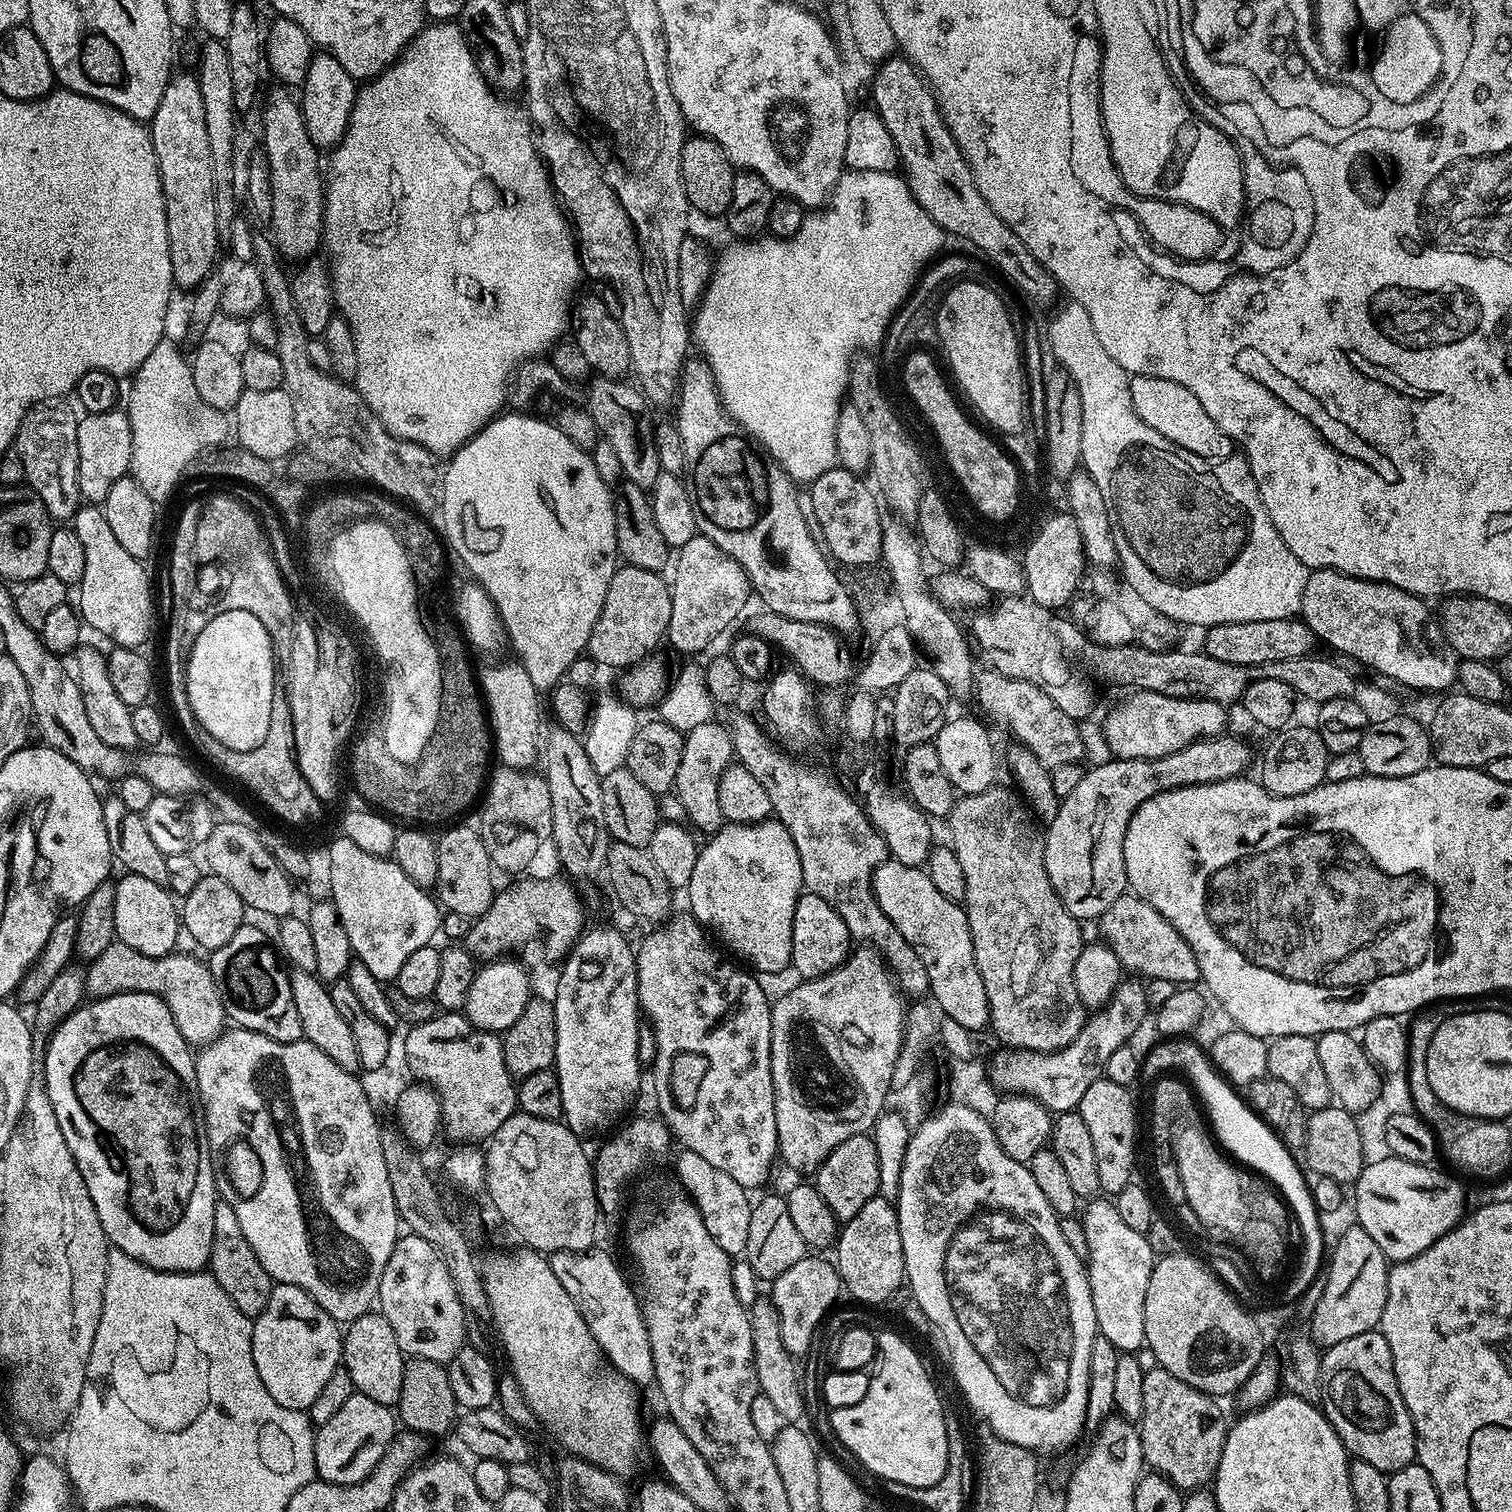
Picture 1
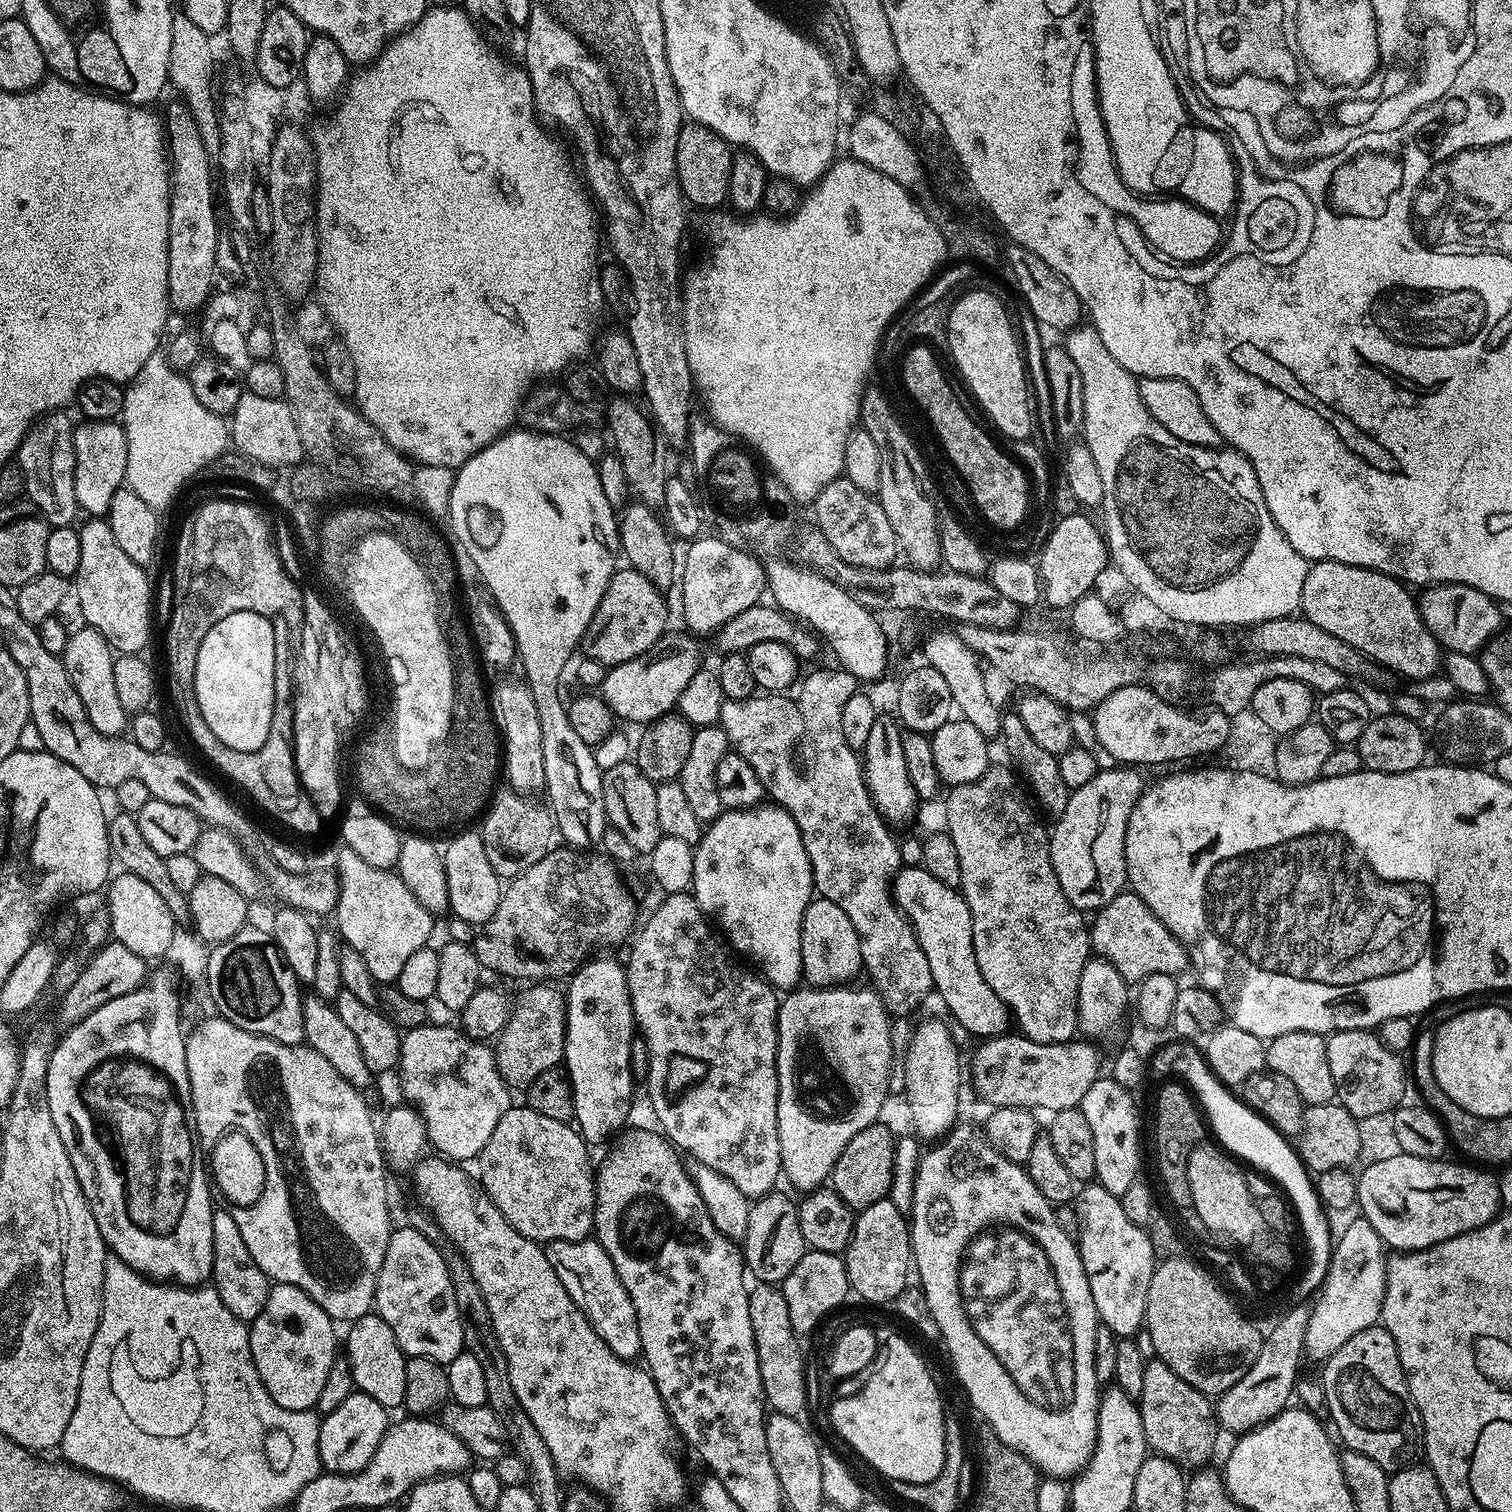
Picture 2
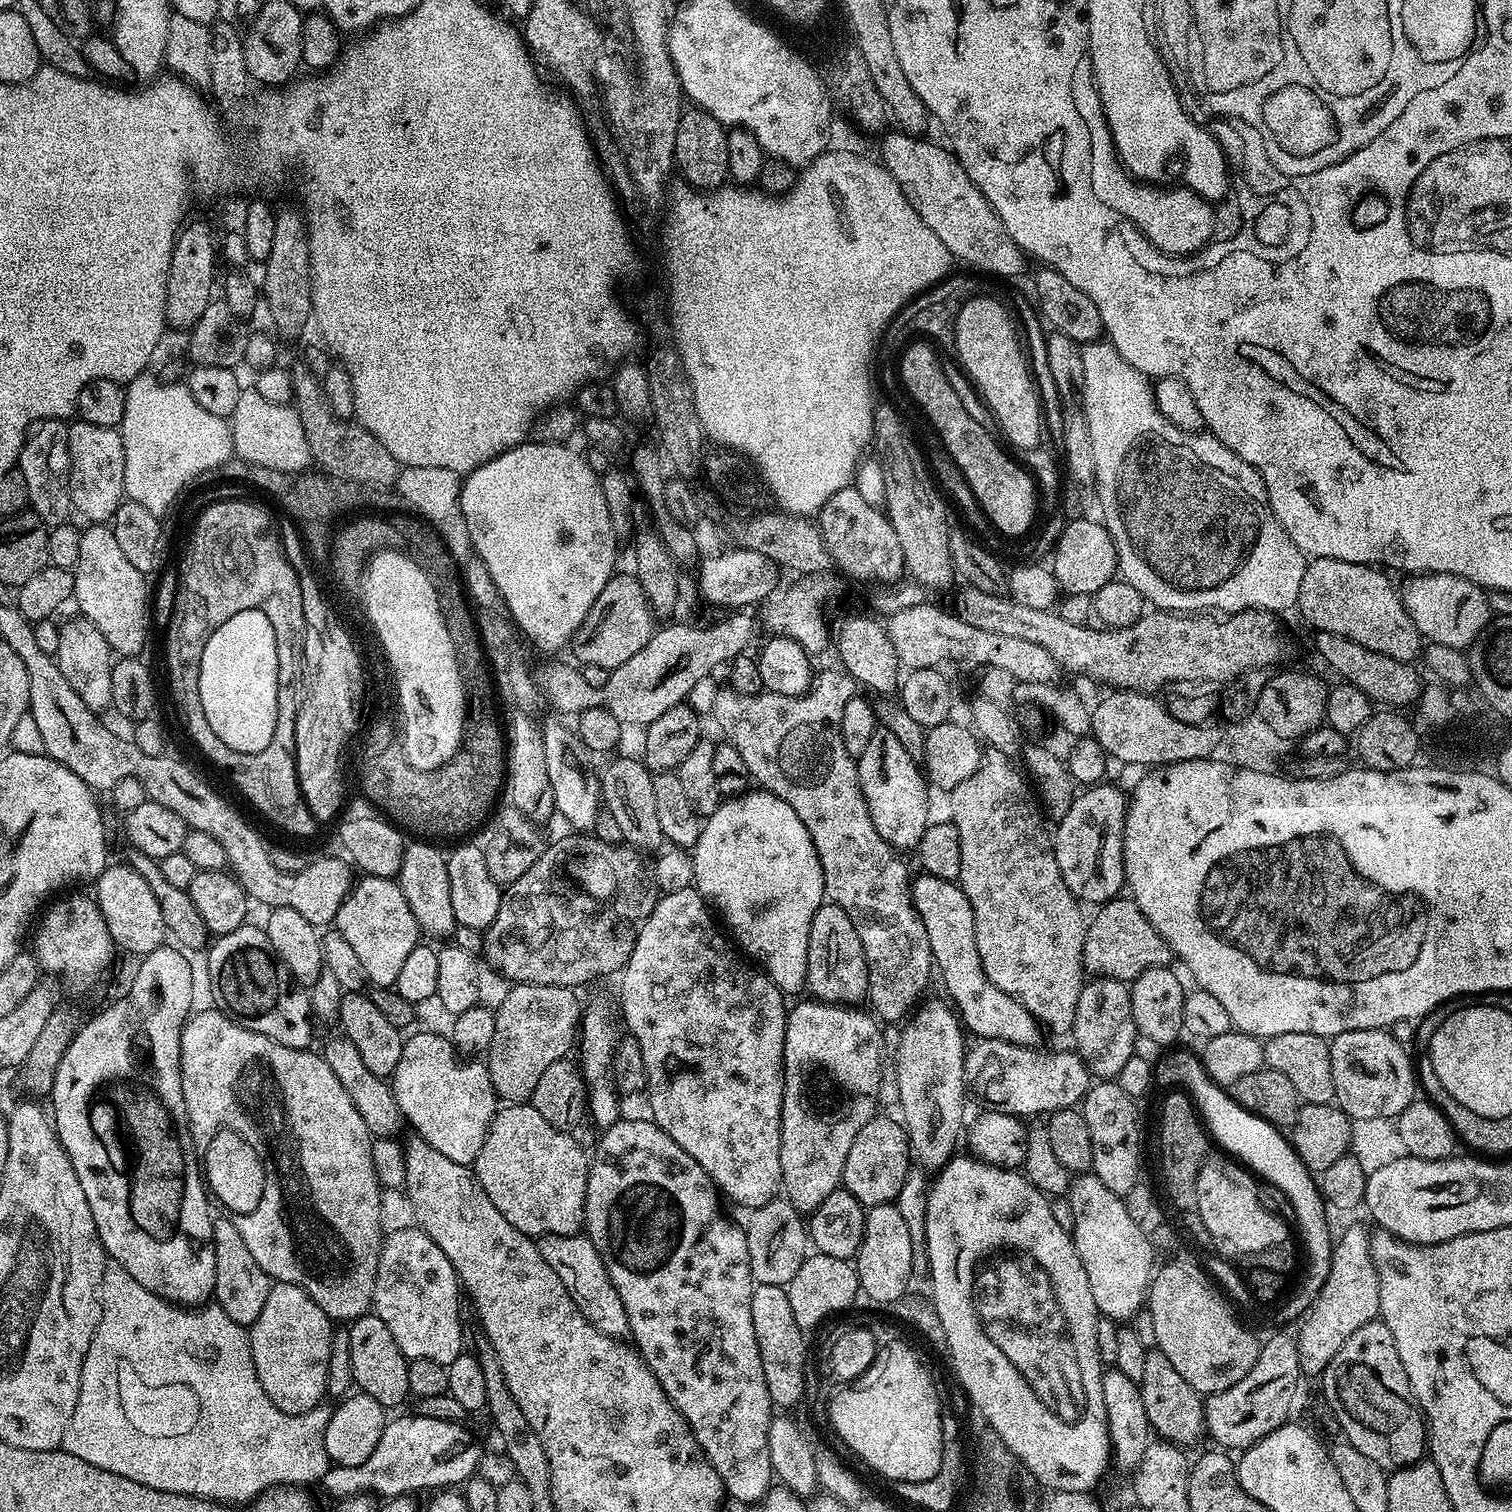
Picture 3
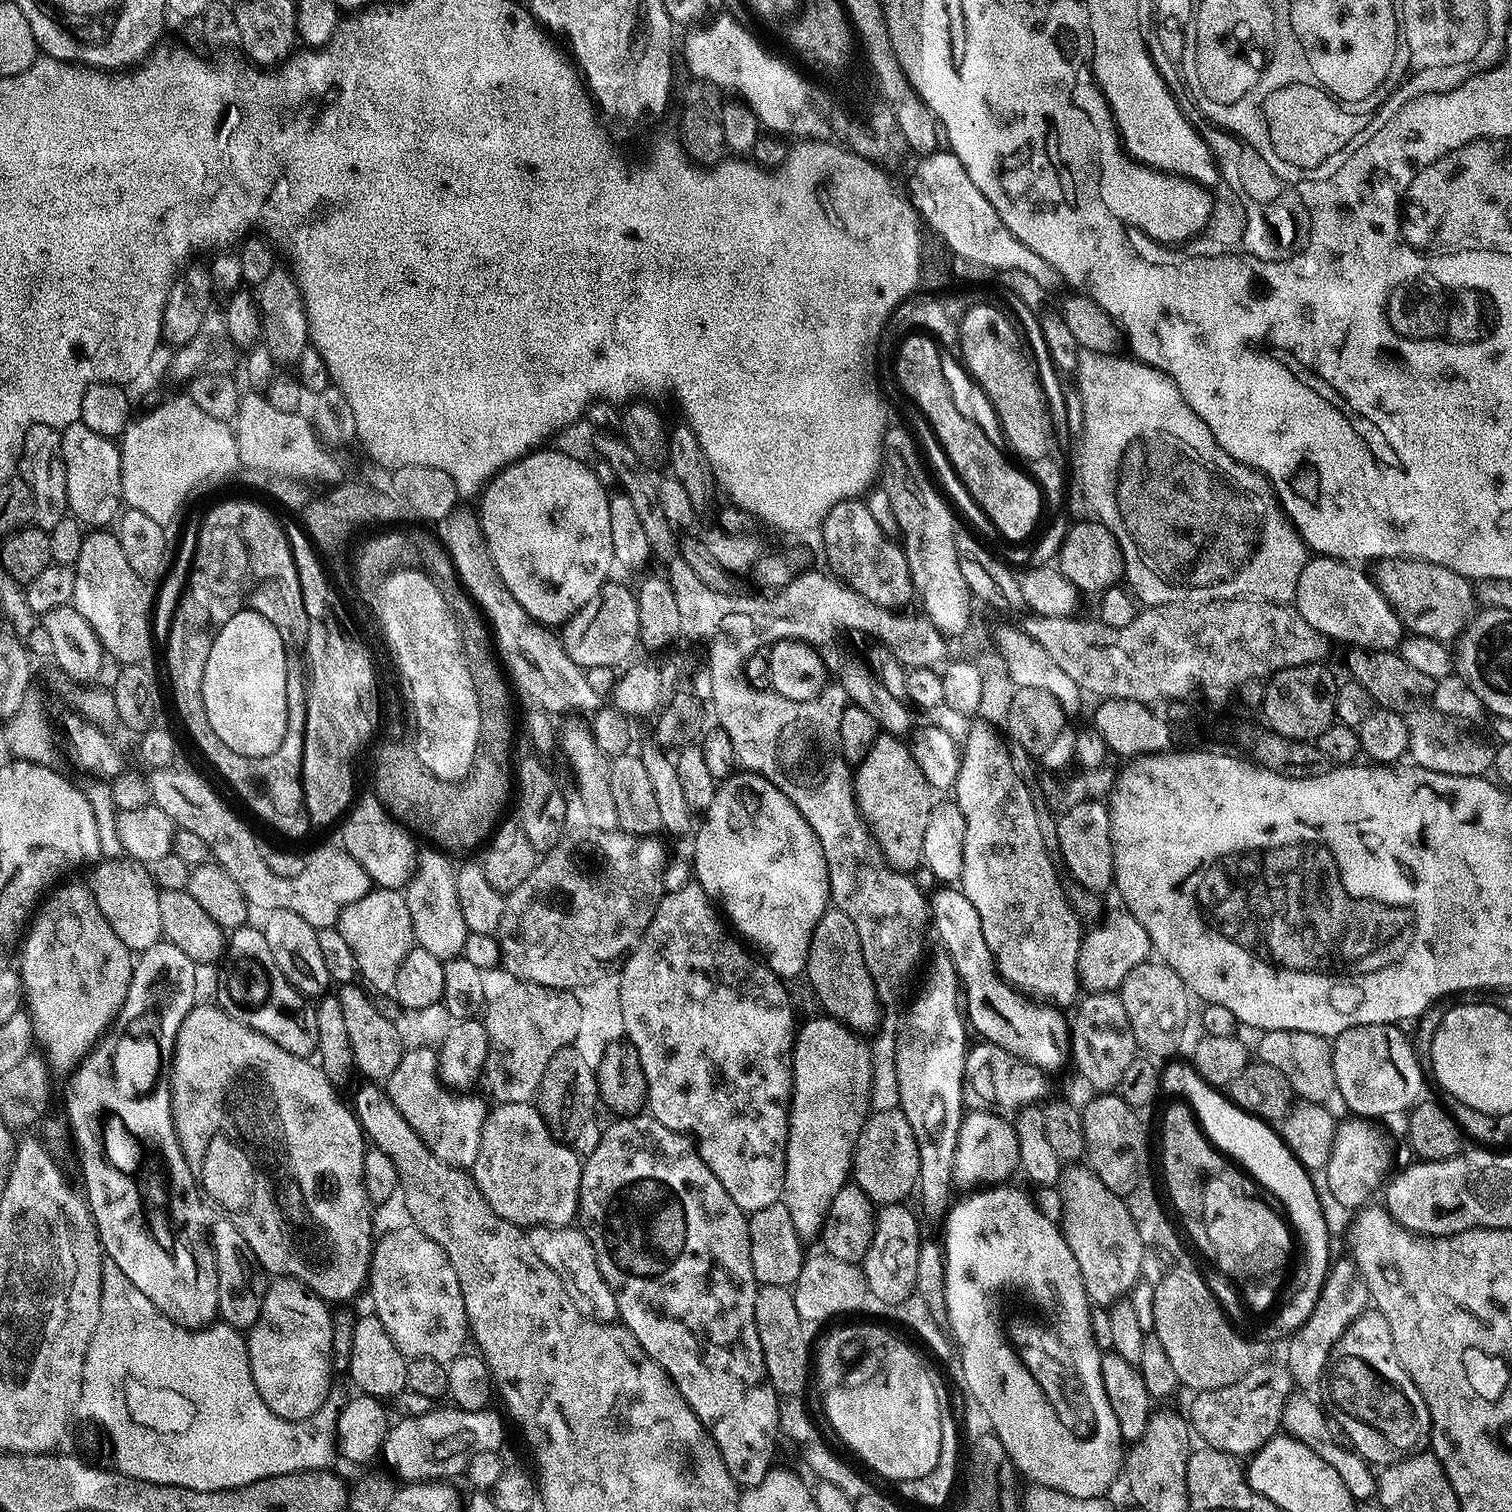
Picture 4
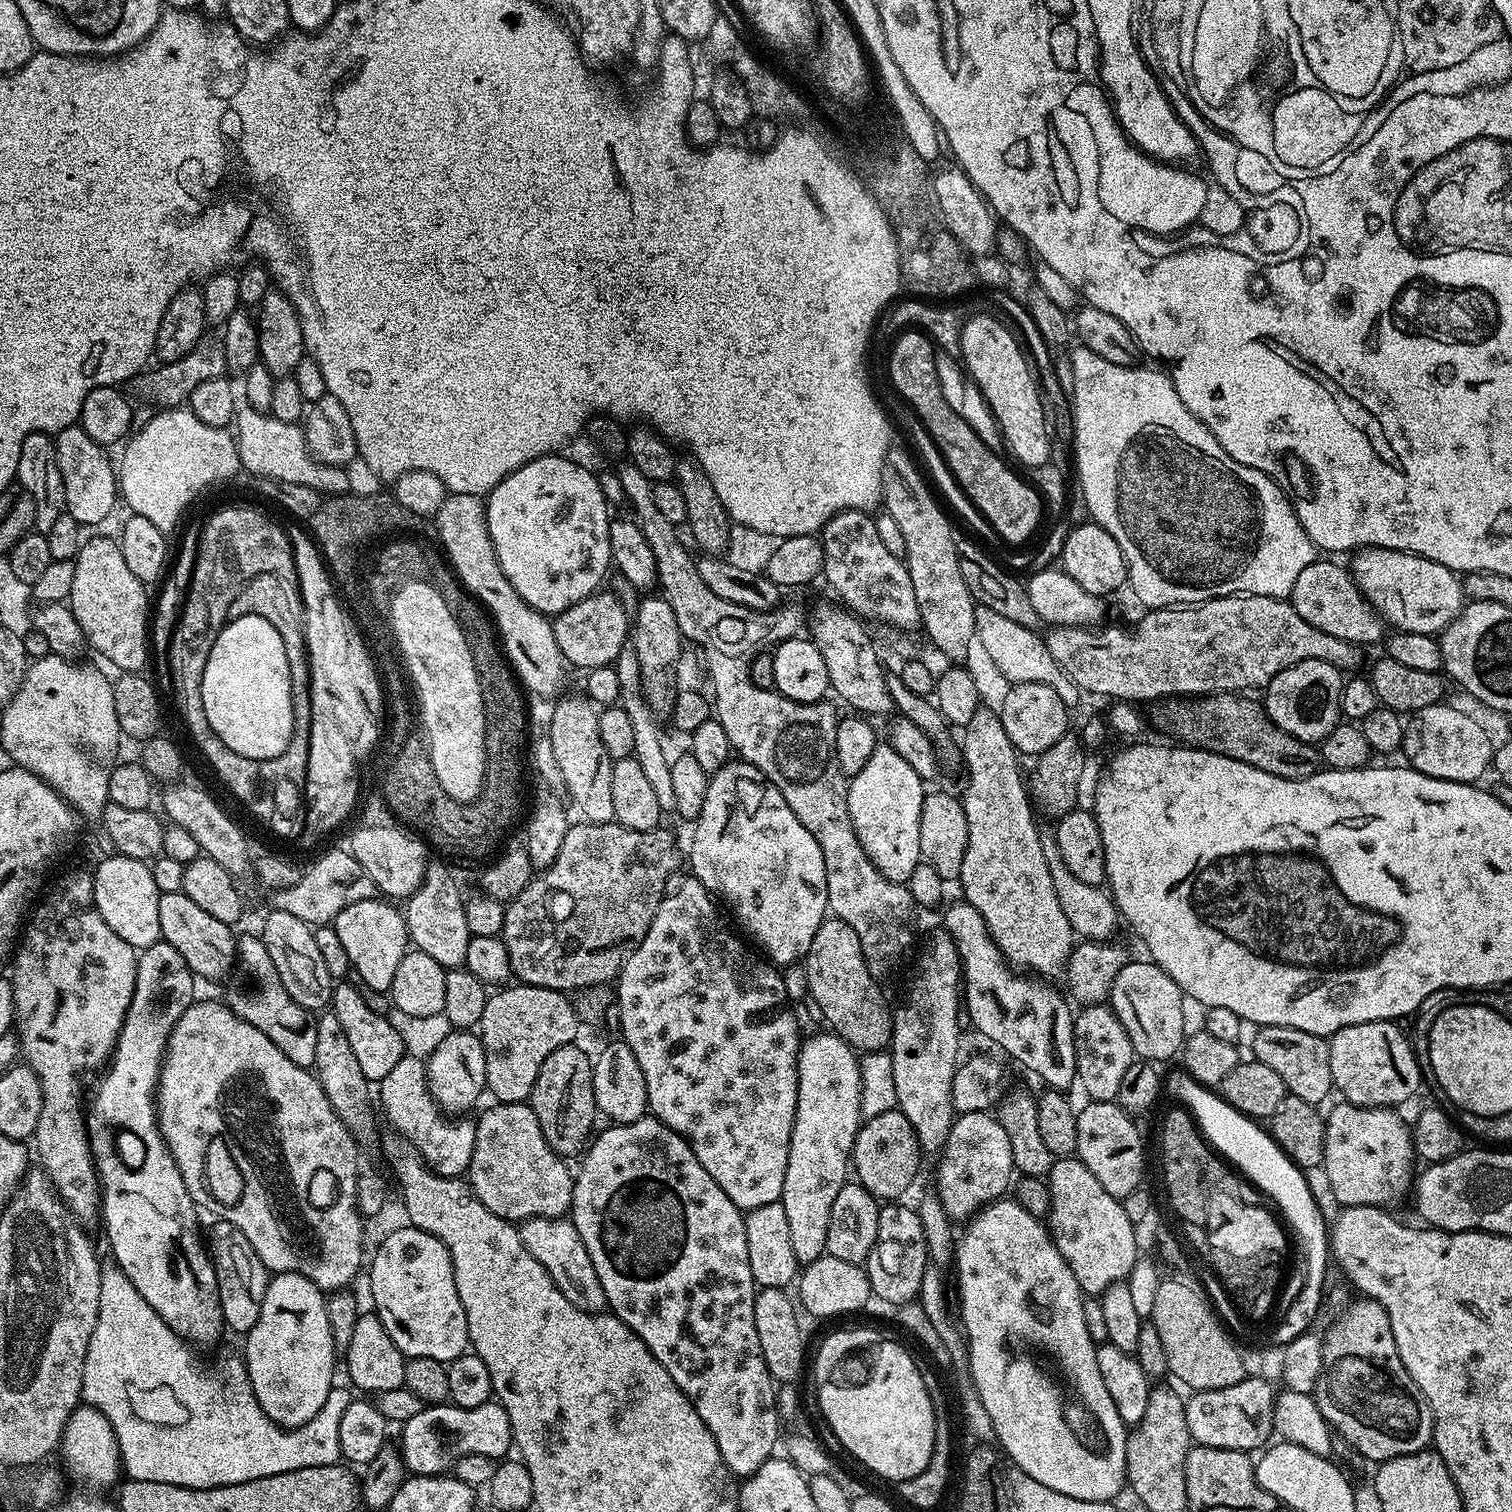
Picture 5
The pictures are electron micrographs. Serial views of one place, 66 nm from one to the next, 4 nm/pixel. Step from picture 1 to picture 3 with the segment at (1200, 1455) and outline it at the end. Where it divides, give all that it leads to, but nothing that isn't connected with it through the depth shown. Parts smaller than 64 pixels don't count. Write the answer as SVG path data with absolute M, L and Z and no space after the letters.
M1158 1350L1149 1351L1146 1367L1138 1385L1140 1397L1146 1406L1149 1429L1155 1435L1157 1432L1160 1435L1157 1437L1161 1441L1175 1446L1184 1446L1182 1444L1192 1444L1200 1435L1202 1437L1205 1435L1204 1400L1201 1393L1195 1392L1190 1382L1186 1382L1186 1378L1182 1378L1182 1374L1178 1374L1178 1370L1170 1366L1170 1358L1166 1358L1166 1354Z

